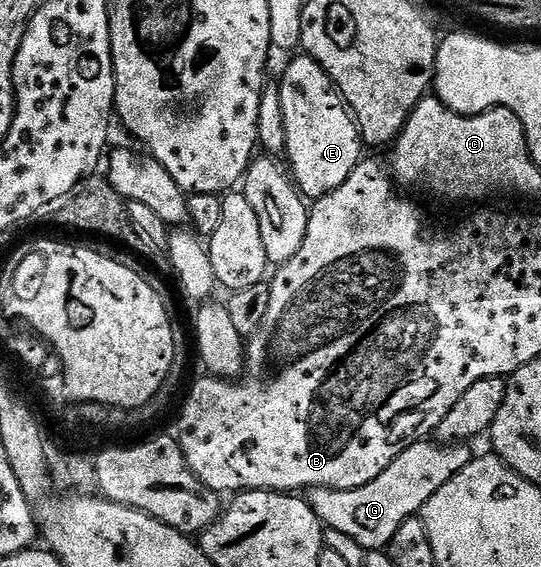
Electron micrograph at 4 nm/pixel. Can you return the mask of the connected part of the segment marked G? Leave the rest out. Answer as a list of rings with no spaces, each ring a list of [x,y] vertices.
[[[418,442],[412,444],[403,454],[399,454],[379,478],[351,490],[334,488],[310,488],[307,499],[315,514],[326,529],[334,528],[347,538],[355,538],[359,546],[367,550],[384,549],[395,538],[395,530],[403,526],[405,520],[418,515],[431,499],[463,466],[474,458],[474,449],[465,444],[443,444],[440,442]]]

